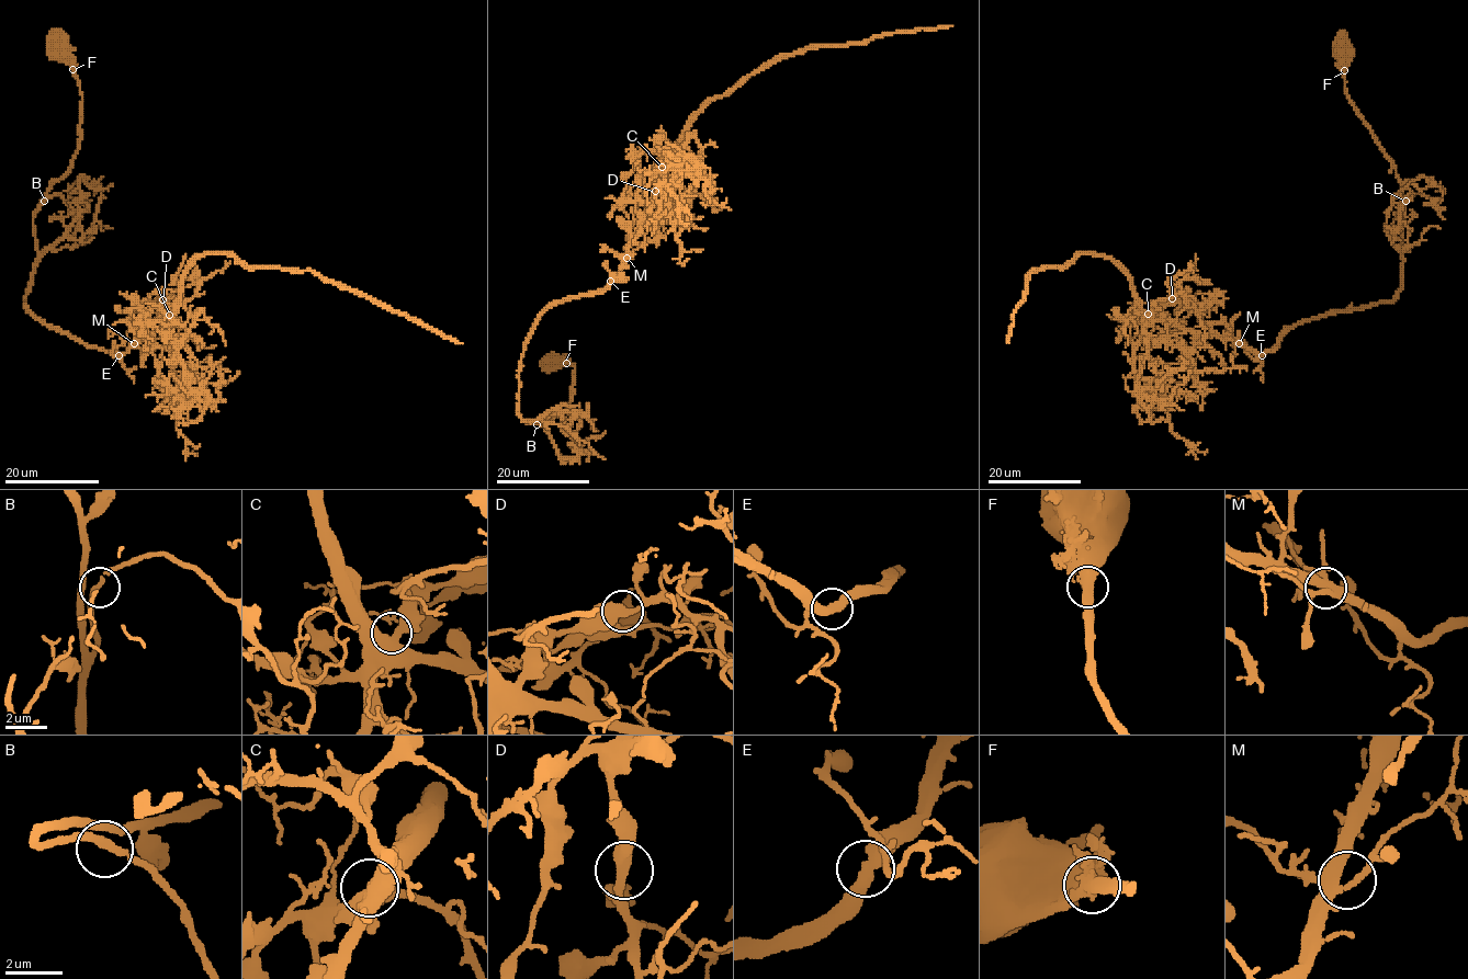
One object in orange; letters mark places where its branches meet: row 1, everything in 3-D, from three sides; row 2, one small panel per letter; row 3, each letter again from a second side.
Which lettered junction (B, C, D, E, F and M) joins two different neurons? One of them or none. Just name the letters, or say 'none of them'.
none of them

